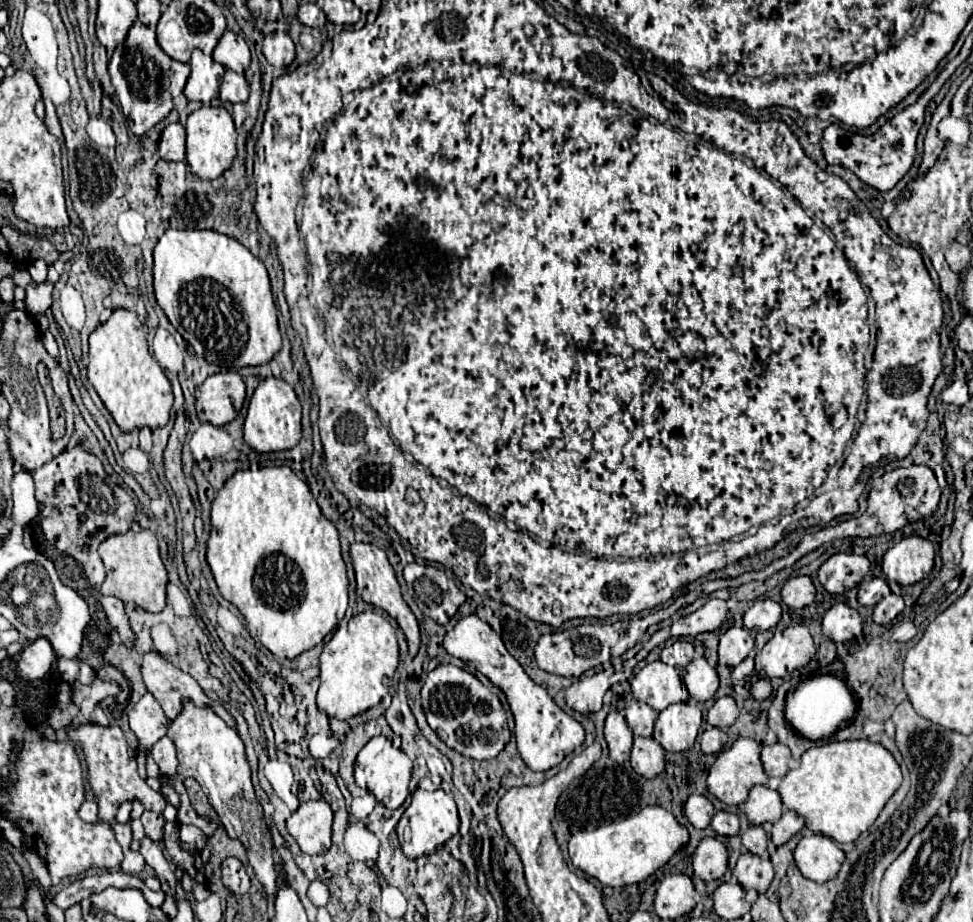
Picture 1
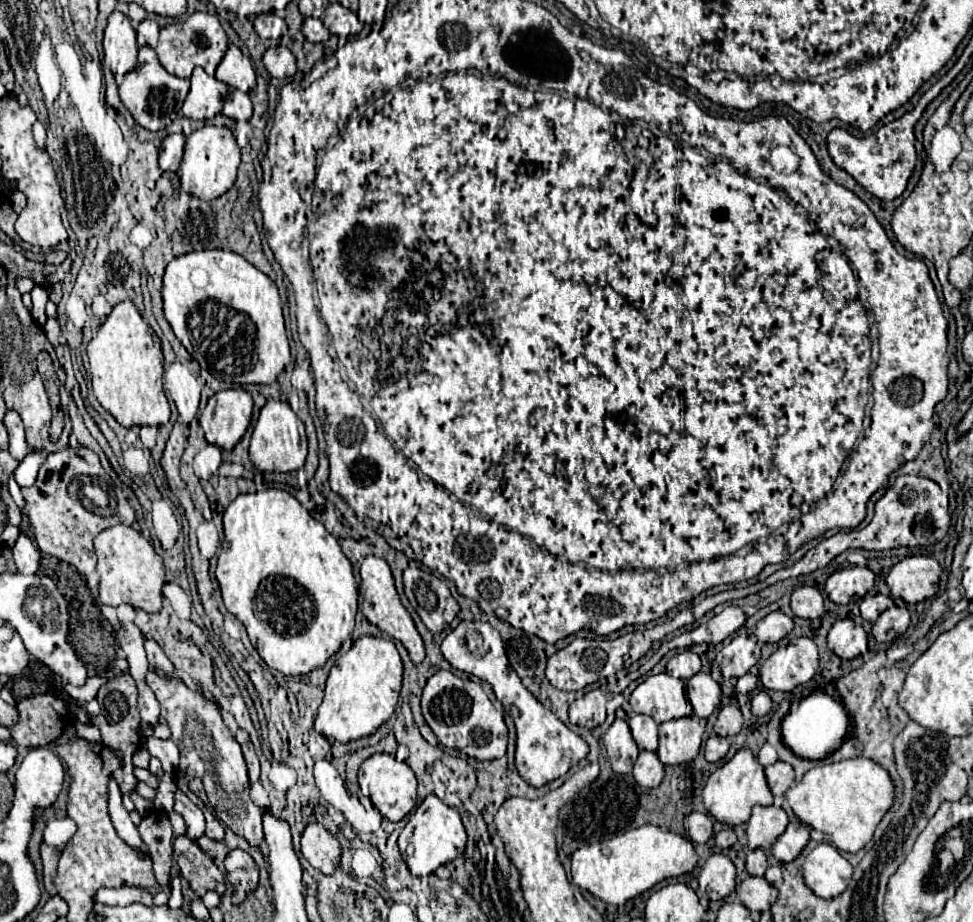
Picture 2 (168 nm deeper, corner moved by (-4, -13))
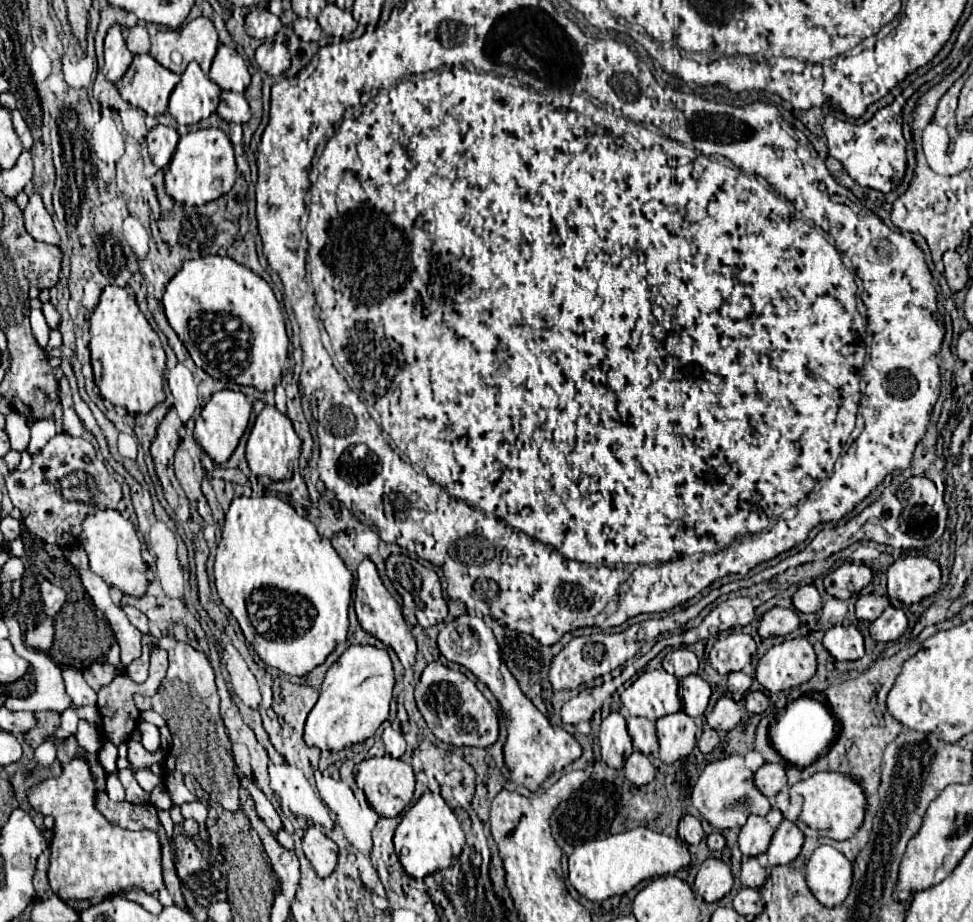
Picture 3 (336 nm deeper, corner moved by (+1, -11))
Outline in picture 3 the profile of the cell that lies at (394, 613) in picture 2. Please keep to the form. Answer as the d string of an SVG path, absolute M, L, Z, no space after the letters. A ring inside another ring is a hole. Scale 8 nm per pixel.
M368 558L362 560L356 572L358 572L358 584L356 584L354 606L356 606L356 616L358 616L360 626L364 628L364 632L372 634L374 638L378 638L386 646L390 646L396 652L396 656L400 658L402 666L410 668L414 664L414 660L416 660L416 640L412 638L412 634L410 634L410 630L408 630L408 626L406 626L406 622L402 618L398 602L384 588L384 584L382 584L382 580L378 576L378 570L376 570L372 560L368 560Z

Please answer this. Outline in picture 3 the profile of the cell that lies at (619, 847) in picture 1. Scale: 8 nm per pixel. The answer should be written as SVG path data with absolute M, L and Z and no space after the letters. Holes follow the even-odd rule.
M634 828L576 846L572 856L568 858L568 880L580 896L602 902L606 898L630 892L642 880L674 874L688 864L690 852L686 844L676 842L670 836L652 832L650 828Z

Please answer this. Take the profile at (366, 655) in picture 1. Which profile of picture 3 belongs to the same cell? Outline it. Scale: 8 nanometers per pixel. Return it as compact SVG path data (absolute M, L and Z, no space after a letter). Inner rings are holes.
M350 646L328 670L320 698L306 718L304 742L320 750L342 750L352 744L362 744L374 736L378 726L388 718L388 704L394 688L392 662L386 650L374 646Z

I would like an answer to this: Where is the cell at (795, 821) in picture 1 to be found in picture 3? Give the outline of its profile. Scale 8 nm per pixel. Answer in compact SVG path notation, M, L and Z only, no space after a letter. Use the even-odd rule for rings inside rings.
M782 820L766 852L770 866L790 864L800 854L802 844L804 844L804 834L798 830L798 826L792 824L790 820Z

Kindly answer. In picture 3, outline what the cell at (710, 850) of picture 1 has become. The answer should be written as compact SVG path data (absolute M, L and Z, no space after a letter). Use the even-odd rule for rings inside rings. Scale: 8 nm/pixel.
M708 858L696 874L696 890L704 902L718 902L732 890L734 878L730 866L722 860Z

